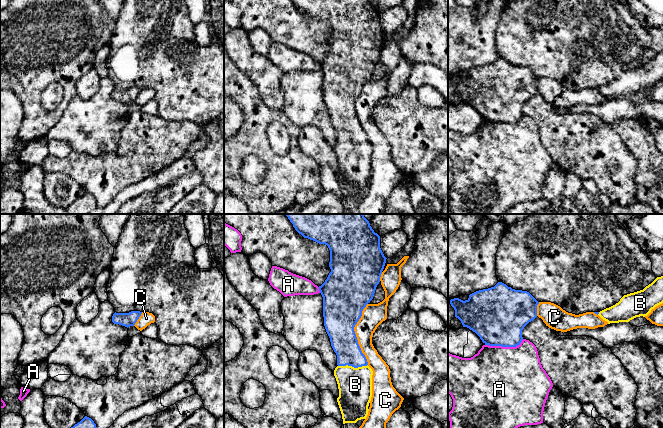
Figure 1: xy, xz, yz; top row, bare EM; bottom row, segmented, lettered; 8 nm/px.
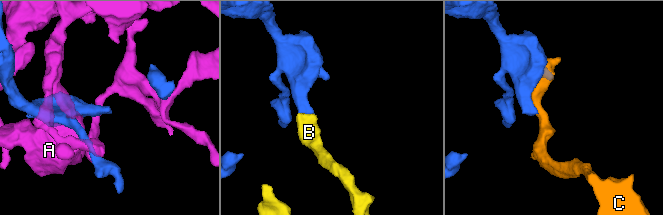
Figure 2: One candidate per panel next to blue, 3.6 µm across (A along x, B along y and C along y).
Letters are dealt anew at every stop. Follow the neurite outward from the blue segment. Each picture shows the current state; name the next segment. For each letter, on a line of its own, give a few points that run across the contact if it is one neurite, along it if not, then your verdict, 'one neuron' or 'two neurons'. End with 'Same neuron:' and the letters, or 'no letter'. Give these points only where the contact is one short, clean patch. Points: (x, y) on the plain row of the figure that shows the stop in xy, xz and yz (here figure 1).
A: two neurons
B: line xz (343, 115), (352, 142), (355, 160); one neuron
C: two neurons
Same neuron: B

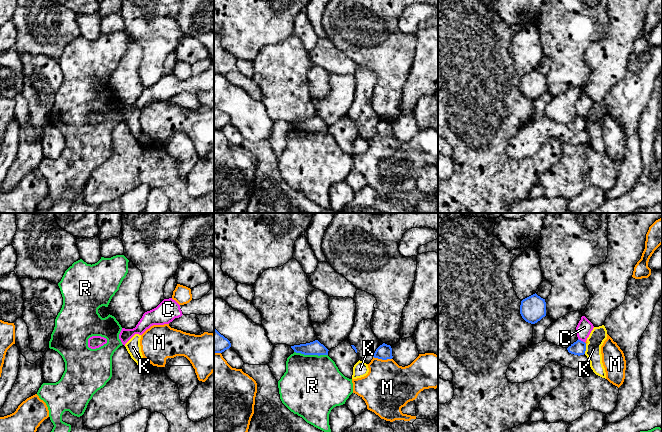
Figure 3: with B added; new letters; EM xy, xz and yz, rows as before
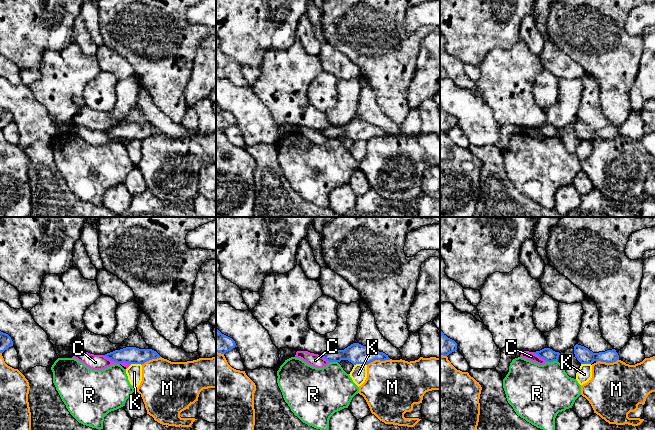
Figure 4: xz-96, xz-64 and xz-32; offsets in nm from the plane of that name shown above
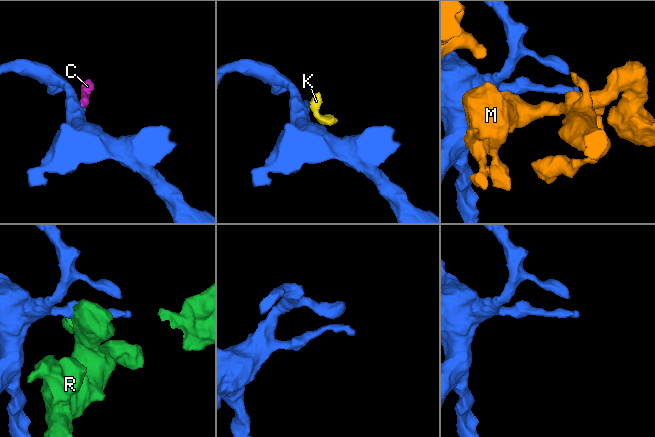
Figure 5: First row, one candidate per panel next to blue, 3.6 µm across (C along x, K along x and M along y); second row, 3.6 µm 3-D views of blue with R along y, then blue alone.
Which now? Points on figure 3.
C: two neurons
K: two neurons
M: two neurons
R: two neurons
Same neuron: no letter

